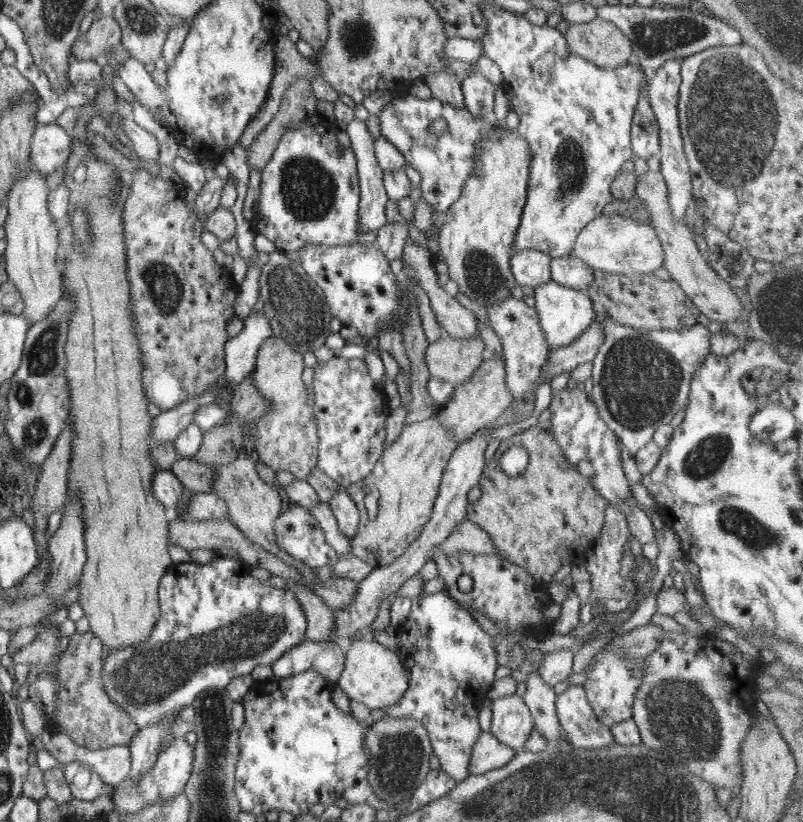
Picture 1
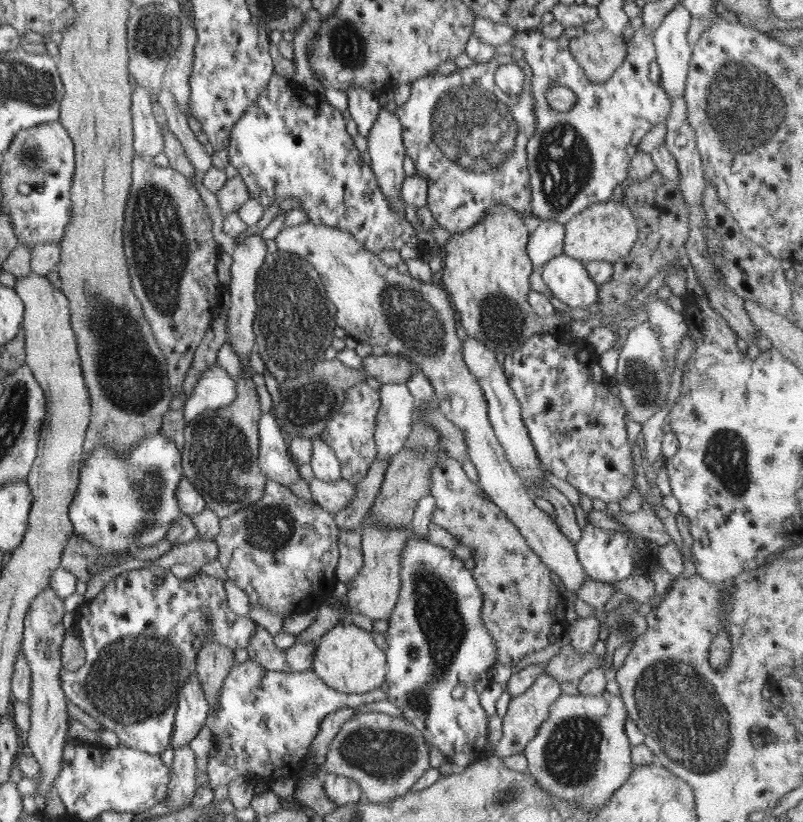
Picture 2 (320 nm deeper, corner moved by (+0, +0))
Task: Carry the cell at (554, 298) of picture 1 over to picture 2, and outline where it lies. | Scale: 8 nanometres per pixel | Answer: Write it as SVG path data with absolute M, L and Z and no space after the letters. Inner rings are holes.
M562 252L558 256L548 259L548 262L543 264L542 270L544 270L541 275L544 282L552 290L554 297L559 298L564 304L568 304L572 308L588 310L590 304L598 301L599 285L588 274L588 269L581 260L576 260Z

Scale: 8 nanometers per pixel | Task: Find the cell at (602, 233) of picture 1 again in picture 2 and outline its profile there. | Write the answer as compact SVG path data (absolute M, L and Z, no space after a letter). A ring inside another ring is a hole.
M610 198L606 202L588 206L565 224L563 253L583 263L606 261L614 264L630 252L637 241L638 233L639 227L630 208Z

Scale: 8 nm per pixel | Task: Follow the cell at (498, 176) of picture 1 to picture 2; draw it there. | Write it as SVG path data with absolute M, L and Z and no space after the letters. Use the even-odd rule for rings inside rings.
M501 202L501 204L493 206L489 212L487 212L487 215L472 228L463 230L462 232L452 233L452 236L446 243L446 248L444 248L446 254L442 257L442 269L438 275L438 282L449 293L449 298L451 299L455 310L459 312L458 317L460 318L460 324L462 324L462 328L466 330L467 336L478 340L486 349L494 352L501 359L514 353L514 351L522 347L522 344L526 343L530 338L533 338L539 331L540 320L542 319L542 317L534 312L534 309L528 302L528 295L531 291L530 280L528 278L530 278L530 274L532 274L533 267L531 258L527 253L527 242L530 235L531 226L526 223L511 206L508 206L506 202Z

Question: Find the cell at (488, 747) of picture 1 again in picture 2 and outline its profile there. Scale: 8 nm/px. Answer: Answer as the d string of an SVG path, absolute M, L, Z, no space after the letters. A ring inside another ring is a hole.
M544 669L526 692L515 696L509 702L507 713L503 717L502 739L496 745L493 755L503 759L524 752L526 745L536 736L540 725L549 717L551 704L558 700L561 693L559 682Z

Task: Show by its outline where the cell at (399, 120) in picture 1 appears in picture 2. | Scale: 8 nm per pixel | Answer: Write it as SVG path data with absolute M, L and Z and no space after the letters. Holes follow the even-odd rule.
M520 49L513 51L510 55L515 59L515 61L510 64L508 64L508 60L504 58L504 55L496 54L487 63L473 64L459 69L456 68L449 74L432 72L422 78L418 78L418 80L410 84L410 98L402 105L398 105L394 112L398 115L402 125L402 140L405 152L415 162L417 174L426 179L428 187L427 205L432 211L436 222L440 224L442 228L446 228L448 232L462 232L463 230L472 228L487 215L487 212L489 212L493 206L501 204L501 202L506 202L508 206L511 206L531 227L534 224L535 214L530 204L531 180L527 167L526 150L530 137L534 134L536 122L535 98L532 92L533 74L530 65L526 64L523 58L524 54Z

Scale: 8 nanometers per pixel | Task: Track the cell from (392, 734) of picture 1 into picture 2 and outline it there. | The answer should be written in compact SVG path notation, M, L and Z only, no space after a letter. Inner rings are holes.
M381 712L358 713L343 722L338 734L330 741L322 766L323 773L334 773L351 778L358 783L366 802L378 804L402 797L418 782L429 768L429 748L423 734L407 719Z

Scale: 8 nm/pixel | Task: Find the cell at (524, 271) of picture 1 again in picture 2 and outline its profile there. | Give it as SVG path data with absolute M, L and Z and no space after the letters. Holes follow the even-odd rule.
M546 219L534 223L527 242L527 253L533 266L543 266L548 259L562 253L564 237L565 225L558 221Z

